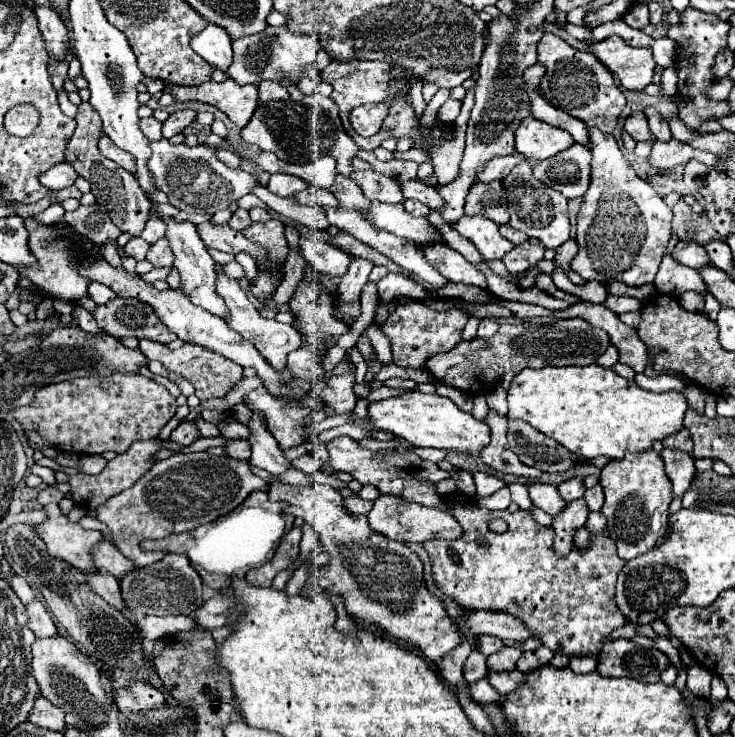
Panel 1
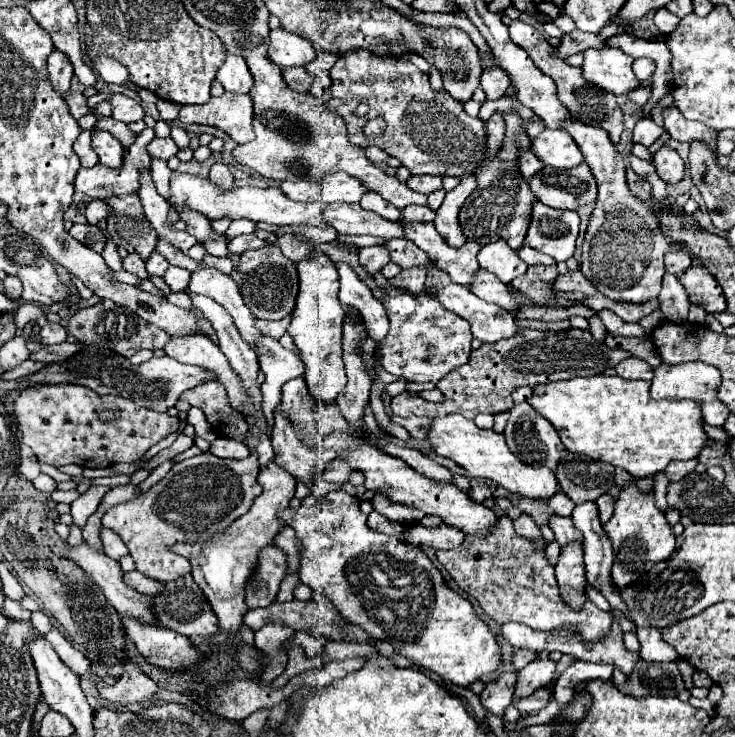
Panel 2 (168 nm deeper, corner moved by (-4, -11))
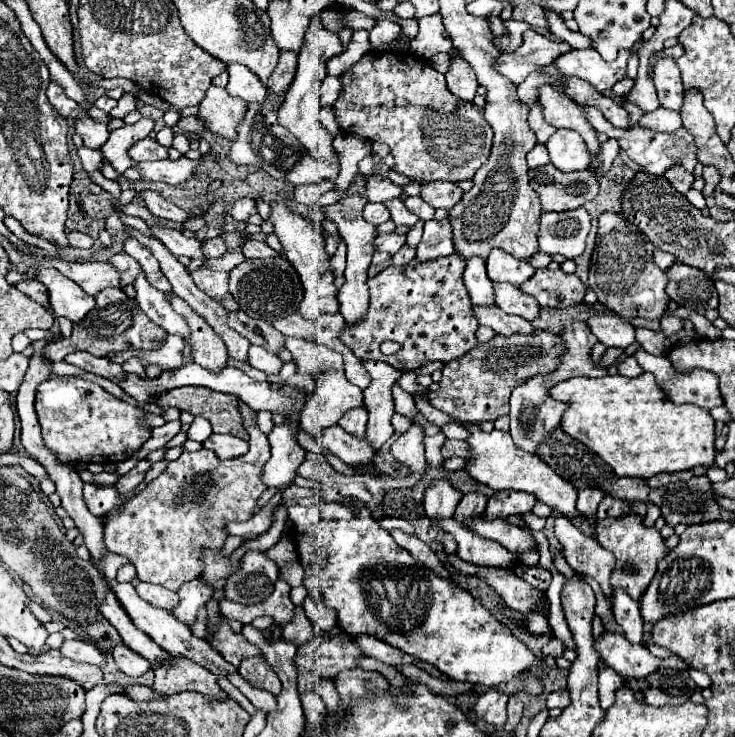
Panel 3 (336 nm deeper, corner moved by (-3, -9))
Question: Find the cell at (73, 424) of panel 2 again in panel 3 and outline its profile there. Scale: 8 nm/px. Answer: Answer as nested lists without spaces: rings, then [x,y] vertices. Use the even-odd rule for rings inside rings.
[[[51,377],[51,381],[39,385],[35,409],[45,447],[63,463],[125,461],[151,437],[151,429],[165,425],[163,417],[127,405],[99,385],[81,377]],[[141,421],[145,421],[145,425],[141,425]]]

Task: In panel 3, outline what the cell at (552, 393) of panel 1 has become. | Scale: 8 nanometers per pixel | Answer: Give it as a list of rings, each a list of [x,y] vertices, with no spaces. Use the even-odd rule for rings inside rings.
[[[643,373],[633,379],[623,375],[605,375],[597,379],[575,377],[559,383],[551,393],[555,399],[569,403],[569,409],[561,421],[563,429],[567,429],[567,435],[595,451],[607,465],[613,467],[615,473],[619,473],[619,477],[649,479],[659,473],[677,473],[697,465],[711,467],[715,463],[715,419],[707,409],[697,405],[675,405],[669,401],[651,373]]]

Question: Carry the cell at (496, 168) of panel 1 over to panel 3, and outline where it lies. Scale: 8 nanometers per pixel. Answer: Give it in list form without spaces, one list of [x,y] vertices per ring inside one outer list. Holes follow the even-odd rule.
[[[537,143],[529,153],[527,153],[527,163],[529,167],[541,167],[541,165],[547,165],[549,163],[549,153],[547,153],[547,147]]]

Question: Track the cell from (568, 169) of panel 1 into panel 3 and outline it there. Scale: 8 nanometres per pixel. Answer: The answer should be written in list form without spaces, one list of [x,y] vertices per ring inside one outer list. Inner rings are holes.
[[[555,165],[529,169],[531,187],[539,195],[543,211],[569,211],[595,199],[599,191],[597,177],[591,169],[563,173]]]

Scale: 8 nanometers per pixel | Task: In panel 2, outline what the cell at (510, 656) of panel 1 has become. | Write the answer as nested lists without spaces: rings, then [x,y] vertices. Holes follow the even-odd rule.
[[[508,671],[508,673],[502,673],[498,679],[490,681],[486,685],[486,689],[480,693],[480,701],[482,705],[502,717],[504,709],[510,705],[512,701],[512,695],[514,695],[514,685],[516,685],[516,673],[514,671]]]

